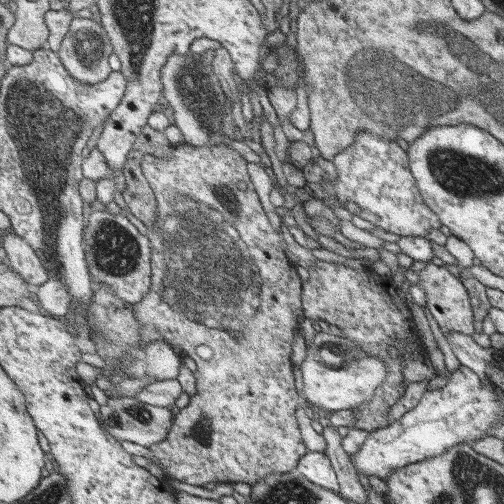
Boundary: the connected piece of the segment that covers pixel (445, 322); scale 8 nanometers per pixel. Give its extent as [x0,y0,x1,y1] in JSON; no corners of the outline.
[417,262,474,336]

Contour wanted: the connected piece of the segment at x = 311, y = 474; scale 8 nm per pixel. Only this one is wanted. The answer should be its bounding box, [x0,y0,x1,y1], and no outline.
[298,451,341,492]

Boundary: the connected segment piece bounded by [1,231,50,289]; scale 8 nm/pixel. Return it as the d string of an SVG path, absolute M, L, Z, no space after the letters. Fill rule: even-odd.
M13 231L5 232L1 247L10 268L17 270L35 289L50 279L49 272L37 256L35 248L23 236Z

